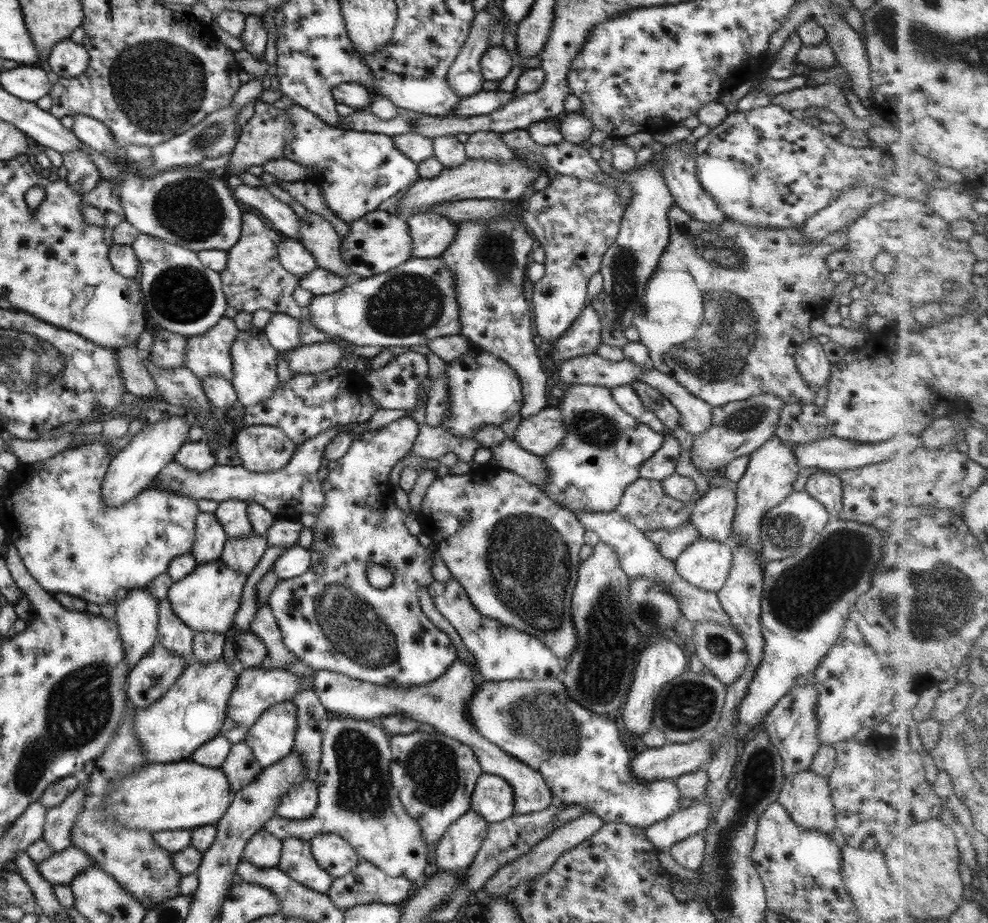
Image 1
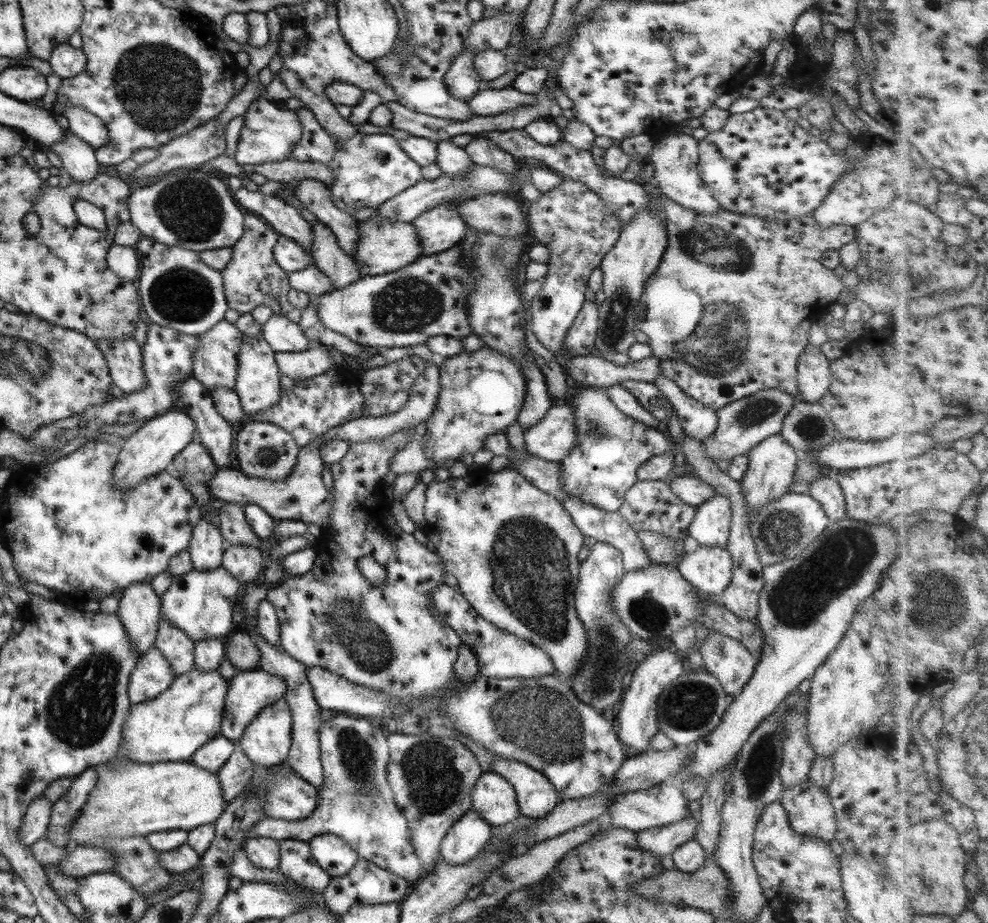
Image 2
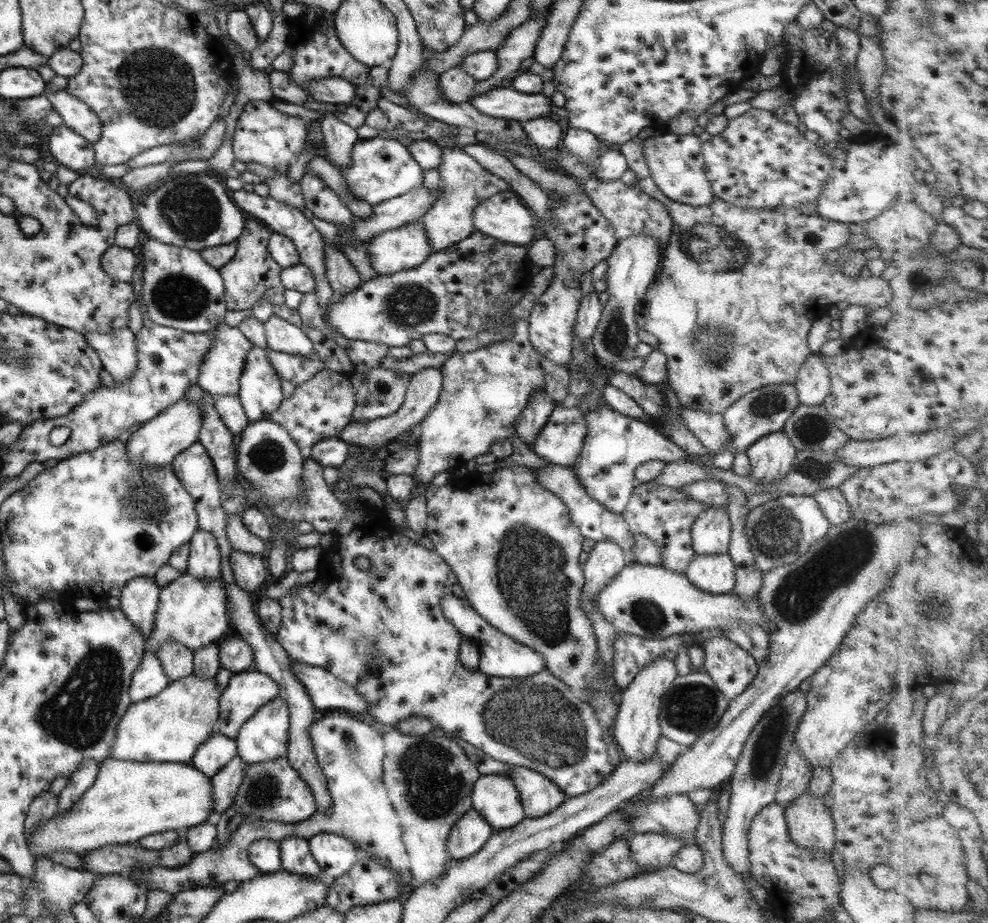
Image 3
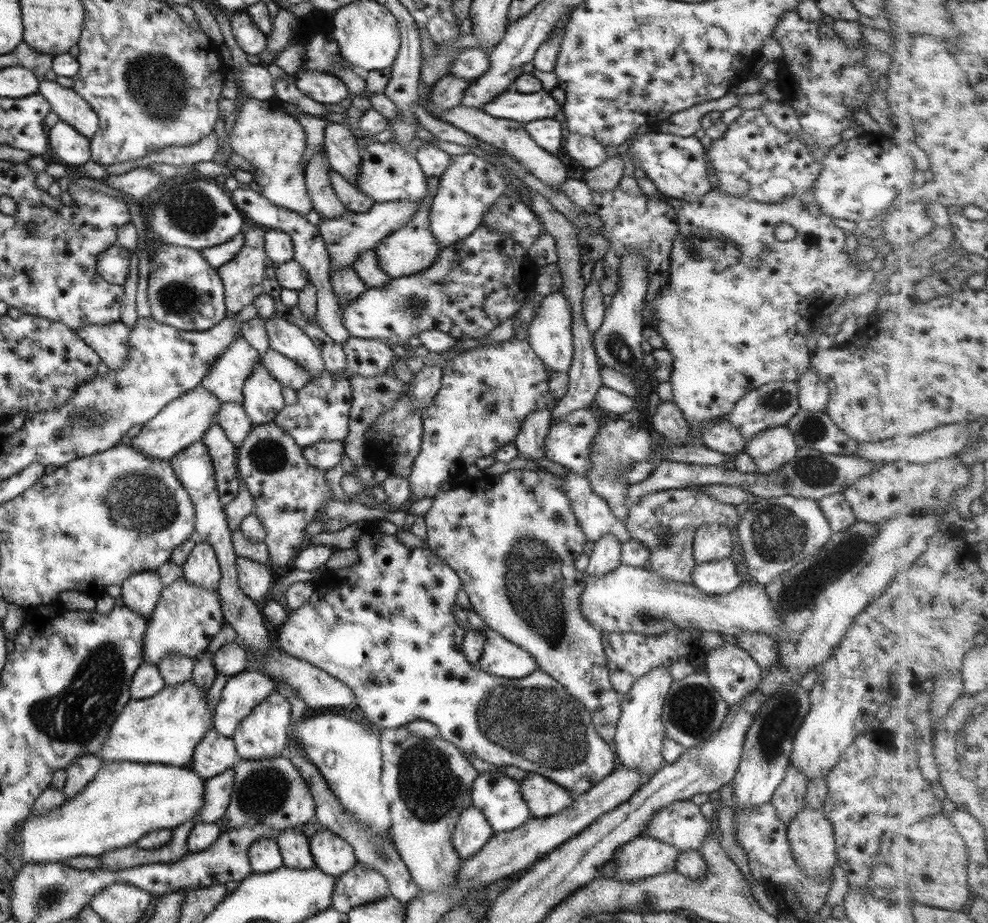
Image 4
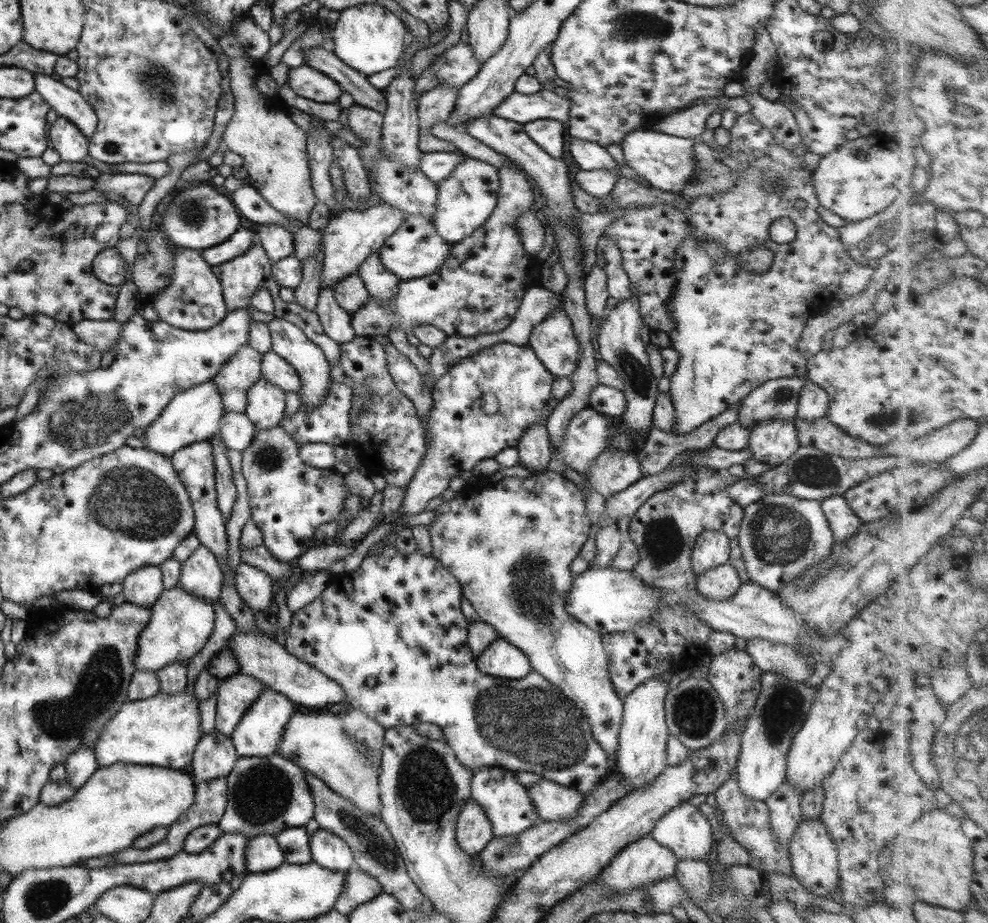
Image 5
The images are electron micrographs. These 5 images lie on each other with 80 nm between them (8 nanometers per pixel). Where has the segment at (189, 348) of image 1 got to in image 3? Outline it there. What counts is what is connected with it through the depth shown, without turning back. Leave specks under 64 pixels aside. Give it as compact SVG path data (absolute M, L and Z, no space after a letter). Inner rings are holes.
M221 322L215 327L215 343L207 351L205 359L201 361L196 385L201 387L213 399L219 396L238 396L239 377L245 365L245 357L251 349L251 344L243 333L236 327L230 328Z

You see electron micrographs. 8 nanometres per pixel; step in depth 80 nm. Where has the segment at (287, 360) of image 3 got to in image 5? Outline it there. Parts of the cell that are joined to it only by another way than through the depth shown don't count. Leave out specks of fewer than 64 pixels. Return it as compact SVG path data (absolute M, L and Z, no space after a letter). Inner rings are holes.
M272 351L261 356L260 378L285 392L298 392L300 380L294 368Z

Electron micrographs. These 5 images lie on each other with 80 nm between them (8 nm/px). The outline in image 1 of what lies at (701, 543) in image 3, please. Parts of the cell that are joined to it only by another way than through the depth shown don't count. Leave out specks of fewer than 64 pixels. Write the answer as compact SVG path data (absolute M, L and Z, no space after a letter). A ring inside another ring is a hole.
M709 487L691 506L689 522L699 539L727 543L732 534L736 496L731 488Z

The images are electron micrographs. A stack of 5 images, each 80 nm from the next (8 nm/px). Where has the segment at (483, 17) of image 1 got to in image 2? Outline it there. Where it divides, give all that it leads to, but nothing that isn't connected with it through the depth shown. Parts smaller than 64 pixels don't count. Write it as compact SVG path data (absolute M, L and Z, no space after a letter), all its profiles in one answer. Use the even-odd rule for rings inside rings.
M467 48L451 60L449 68L443 76L446 91L457 100L468 100L482 87L483 82L472 67L474 48Z

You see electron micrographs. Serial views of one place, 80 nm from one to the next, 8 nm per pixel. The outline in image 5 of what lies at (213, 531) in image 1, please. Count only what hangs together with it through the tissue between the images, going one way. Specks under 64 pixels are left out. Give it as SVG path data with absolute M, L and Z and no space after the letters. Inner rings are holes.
M201 544L180 566L178 587L207 604L218 602L224 574L215 556Z

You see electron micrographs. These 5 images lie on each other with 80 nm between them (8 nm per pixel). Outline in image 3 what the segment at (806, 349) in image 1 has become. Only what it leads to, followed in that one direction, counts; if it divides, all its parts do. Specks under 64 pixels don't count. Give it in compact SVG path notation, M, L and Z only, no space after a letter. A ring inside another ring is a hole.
M811 354L799 367L793 386L803 406L819 406L828 395L830 382L818 354Z

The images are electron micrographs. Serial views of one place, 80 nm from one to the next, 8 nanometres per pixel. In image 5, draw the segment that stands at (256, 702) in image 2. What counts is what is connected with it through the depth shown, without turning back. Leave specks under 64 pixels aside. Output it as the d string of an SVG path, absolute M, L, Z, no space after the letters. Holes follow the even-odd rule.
M241 672L222 679L216 687L215 694L216 731L228 737L261 689L265 689L261 682Z

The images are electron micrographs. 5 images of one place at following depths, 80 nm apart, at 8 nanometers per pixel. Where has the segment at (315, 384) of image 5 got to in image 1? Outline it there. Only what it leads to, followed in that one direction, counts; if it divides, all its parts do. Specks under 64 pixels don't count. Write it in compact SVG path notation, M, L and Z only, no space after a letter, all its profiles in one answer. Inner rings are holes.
M284 313L272 314L262 332L269 345L279 354L299 347L300 320Z

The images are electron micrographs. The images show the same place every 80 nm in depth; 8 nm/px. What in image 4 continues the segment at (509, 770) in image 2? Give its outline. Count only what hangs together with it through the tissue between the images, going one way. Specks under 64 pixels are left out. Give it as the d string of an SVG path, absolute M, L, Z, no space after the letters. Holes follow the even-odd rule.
M527 773L527 777L518 783L521 798L527 805L531 817L541 819L551 816L573 803L572 794L535 773Z

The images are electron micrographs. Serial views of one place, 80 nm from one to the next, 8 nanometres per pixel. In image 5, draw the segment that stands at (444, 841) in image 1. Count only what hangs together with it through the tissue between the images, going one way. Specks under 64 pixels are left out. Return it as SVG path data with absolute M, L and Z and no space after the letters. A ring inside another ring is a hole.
M467 800L456 820L455 840L465 854L477 855L493 839L492 828L482 808Z

